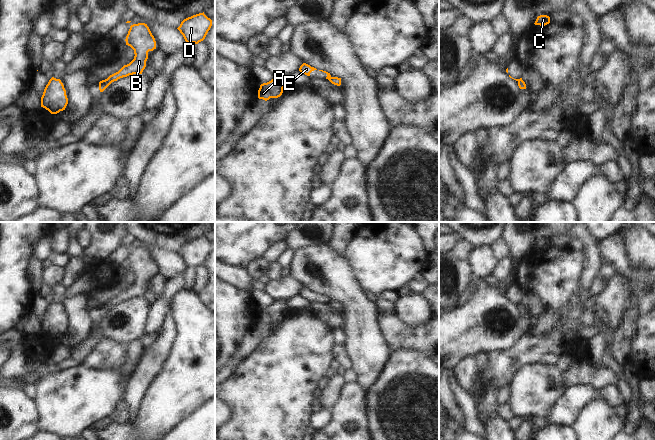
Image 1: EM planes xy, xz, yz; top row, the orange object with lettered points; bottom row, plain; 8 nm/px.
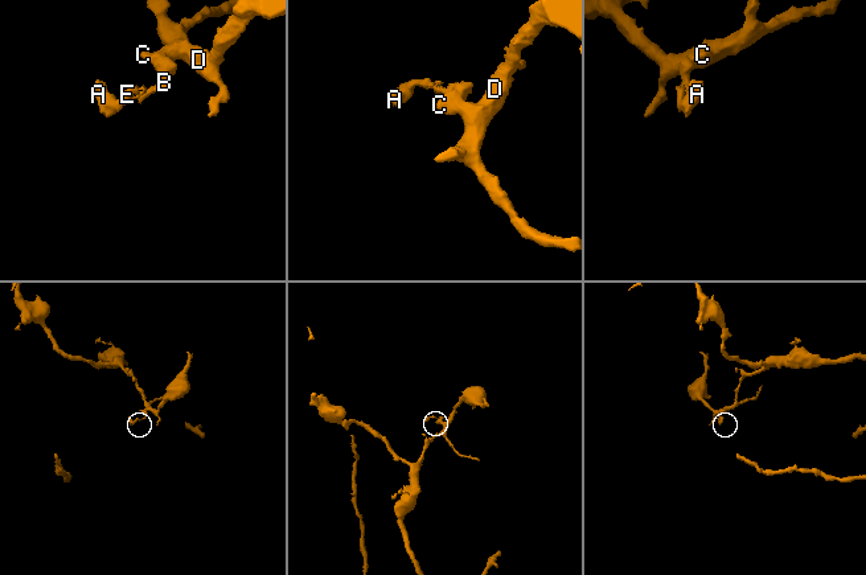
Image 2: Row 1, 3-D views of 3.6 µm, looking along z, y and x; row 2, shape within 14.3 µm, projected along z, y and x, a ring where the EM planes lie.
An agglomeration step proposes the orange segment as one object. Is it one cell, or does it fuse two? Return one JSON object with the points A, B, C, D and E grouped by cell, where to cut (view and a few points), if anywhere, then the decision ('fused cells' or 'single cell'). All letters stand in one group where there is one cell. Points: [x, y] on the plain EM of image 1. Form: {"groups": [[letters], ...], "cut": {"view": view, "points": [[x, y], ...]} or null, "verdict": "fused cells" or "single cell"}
{"groups": [["A", "E"], ["B", "C", "D"]], "cut": {"view": "xy", "points": [[105, 304], [99, 308]]}, "verdict": "fused cells"}

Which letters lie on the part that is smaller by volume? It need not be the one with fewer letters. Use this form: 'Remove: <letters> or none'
Remove: A, E

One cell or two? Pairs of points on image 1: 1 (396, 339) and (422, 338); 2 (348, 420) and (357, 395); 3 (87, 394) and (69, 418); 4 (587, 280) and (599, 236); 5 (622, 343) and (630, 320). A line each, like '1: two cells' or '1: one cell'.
1: one cell
2: one cell
3: one cell
4: two cells
5: one cell

